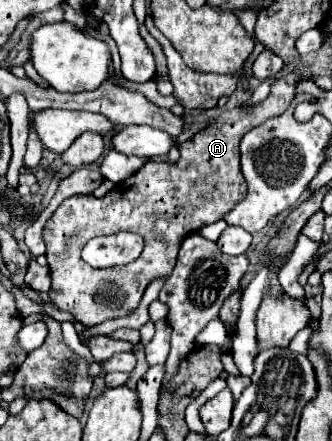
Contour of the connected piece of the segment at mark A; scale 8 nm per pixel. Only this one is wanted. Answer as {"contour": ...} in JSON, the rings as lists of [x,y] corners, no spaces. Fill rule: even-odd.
{"contour":[[[305,66],[303,68],[293,68],[281,80],[275,80],[271,84],[271,94],[263,102],[253,104],[253,106],[241,104],[237,108],[225,110],[211,126],[207,126],[203,132],[195,134],[193,140],[179,146],[181,158],[175,164],[167,164],[163,160],[149,160],[141,170],[131,174],[127,180],[119,182],[103,198],[95,198],[93,194],[81,194],[81,196],[67,198],[55,210],[55,214],[47,220],[47,224],[43,228],[43,242],[47,246],[45,256],[47,256],[47,262],[49,262],[49,270],[51,270],[51,290],[49,290],[51,302],[59,310],[71,312],[77,318],[77,322],[81,322],[83,326],[89,326],[89,328],[97,326],[105,320],[129,316],[139,306],[145,288],[153,280],[167,278],[169,272],[173,272],[177,252],[179,252],[179,246],[181,246],[183,238],[197,232],[205,224],[213,224],[213,222],[225,218],[225,214],[237,202],[241,202],[245,198],[245,178],[243,178],[241,166],[239,166],[239,140],[243,138],[243,134],[247,130],[263,124],[265,120],[269,120],[273,116],[283,114],[289,108],[291,100],[295,98],[295,86],[303,80],[309,80],[309,78],[311,78],[309,68],[305,68]],[[121,230],[137,232],[145,238],[145,248],[143,248],[141,256],[135,262],[131,262],[127,266],[111,266],[111,268],[97,270],[97,268],[91,268],[89,264],[85,264],[81,260],[81,250],[91,238],[117,234]]]}

